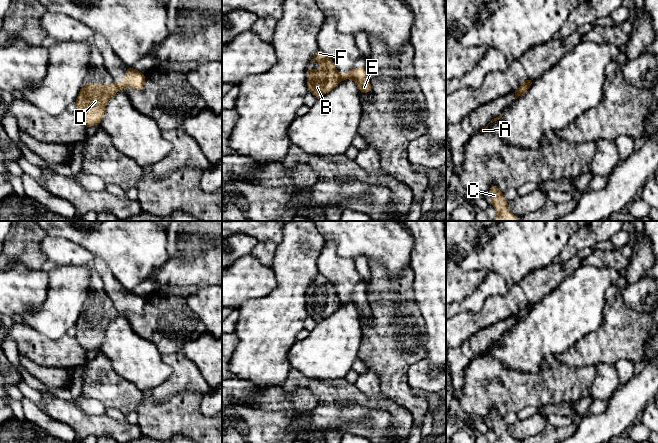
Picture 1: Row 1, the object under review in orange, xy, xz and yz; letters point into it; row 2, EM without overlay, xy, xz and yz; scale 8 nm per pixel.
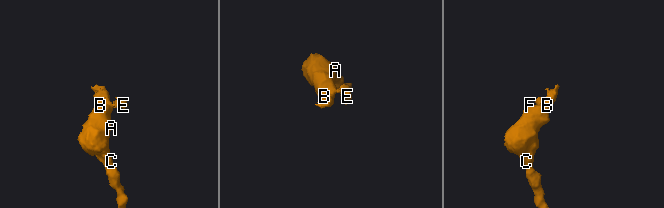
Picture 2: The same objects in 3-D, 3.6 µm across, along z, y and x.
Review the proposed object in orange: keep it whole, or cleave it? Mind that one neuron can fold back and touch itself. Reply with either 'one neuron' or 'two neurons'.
two neurons

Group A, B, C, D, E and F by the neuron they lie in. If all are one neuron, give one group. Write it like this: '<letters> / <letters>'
A B C D F / E

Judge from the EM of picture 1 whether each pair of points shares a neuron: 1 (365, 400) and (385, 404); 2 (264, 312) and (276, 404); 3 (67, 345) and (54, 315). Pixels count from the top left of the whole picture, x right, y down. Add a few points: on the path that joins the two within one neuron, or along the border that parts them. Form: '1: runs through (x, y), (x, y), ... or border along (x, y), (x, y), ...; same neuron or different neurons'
1: runs through (370, 401), (380, 401); same neuron
2: border along (251, 382), (258, 387), (282, 385); different neurons
3: border along (40, 332), (53, 339), (58, 339), (65, 334); different neurons

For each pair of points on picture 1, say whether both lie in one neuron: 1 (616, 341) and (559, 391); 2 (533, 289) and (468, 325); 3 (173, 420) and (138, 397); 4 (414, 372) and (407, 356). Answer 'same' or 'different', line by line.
1: different
2: same
3: same
4: different

